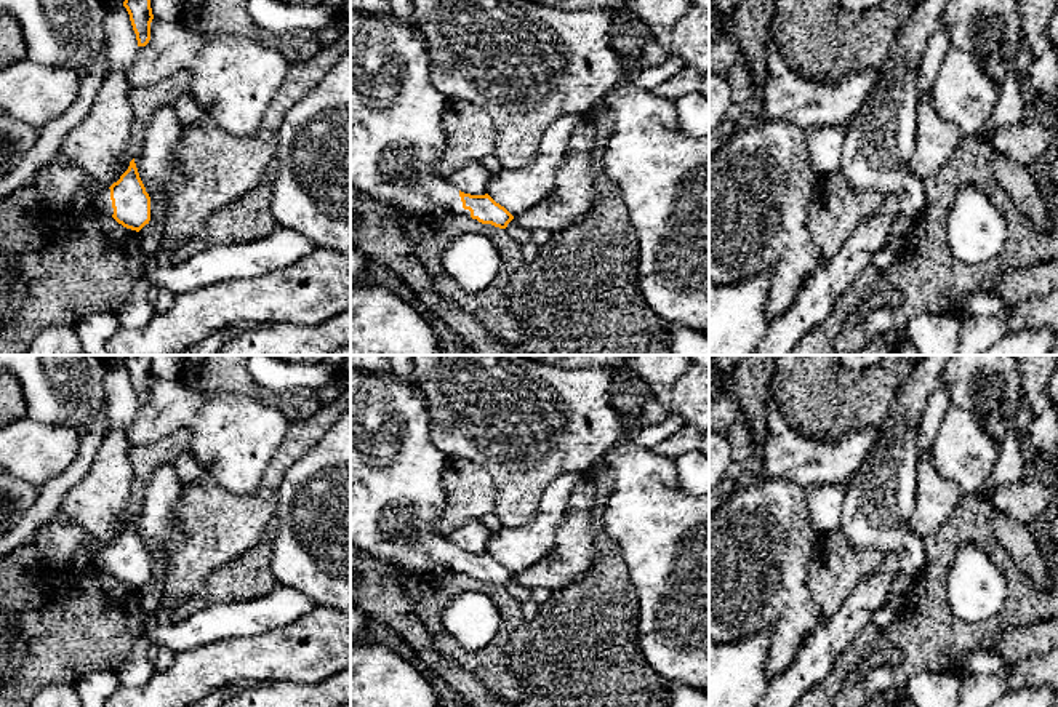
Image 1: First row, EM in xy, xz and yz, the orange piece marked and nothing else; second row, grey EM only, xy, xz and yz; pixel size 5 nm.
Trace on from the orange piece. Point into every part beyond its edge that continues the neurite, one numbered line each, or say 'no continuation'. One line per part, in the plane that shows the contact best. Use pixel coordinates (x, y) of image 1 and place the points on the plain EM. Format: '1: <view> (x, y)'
1: xy (58, 541)

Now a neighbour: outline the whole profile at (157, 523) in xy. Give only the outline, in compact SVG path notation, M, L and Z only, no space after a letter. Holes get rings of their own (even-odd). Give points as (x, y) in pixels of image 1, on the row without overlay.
M174 462L154 470L141 512L134 517L139 536L150 555L150 577L166 582L166 545L181 534L176 505L182 488Z

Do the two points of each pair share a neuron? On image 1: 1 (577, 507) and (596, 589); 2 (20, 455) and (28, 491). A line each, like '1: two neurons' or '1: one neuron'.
1: two neurons
2: two neurons

